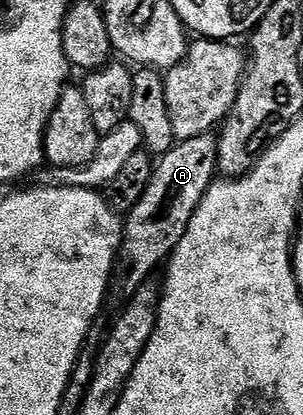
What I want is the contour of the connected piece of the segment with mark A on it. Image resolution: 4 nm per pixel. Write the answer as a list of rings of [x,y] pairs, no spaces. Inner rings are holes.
[[[213,132],[178,141],[157,158],[152,179],[148,179],[148,187],[144,187],[144,195],[140,195],[140,203],[124,217],[120,260],[112,274],[112,297],[118,303],[133,299],[136,290],[151,280],[150,272],[158,264],[161,266],[180,239],[184,239],[184,231],[188,231],[188,223],[192,223],[192,215],[196,215],[217,173],[218,138]]]

